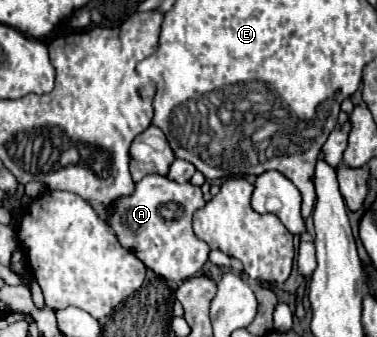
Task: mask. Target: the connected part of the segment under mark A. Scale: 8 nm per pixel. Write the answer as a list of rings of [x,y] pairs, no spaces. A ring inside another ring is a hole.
[[[149,174],[135,182],[133,194],[119,198],[111,218],[107,218],[109,228],[117,236],[119,244],[127,250],[135,250],[135,256],[157,276],[165,280],[187,280],[195,276],[209,254],[209,246],[195,236],[191,216],[195,210],[205,206],[205,198],[199,186],[189,182],[177,184],[159,174]],[[171,202],[171,204],[169,204]]]

